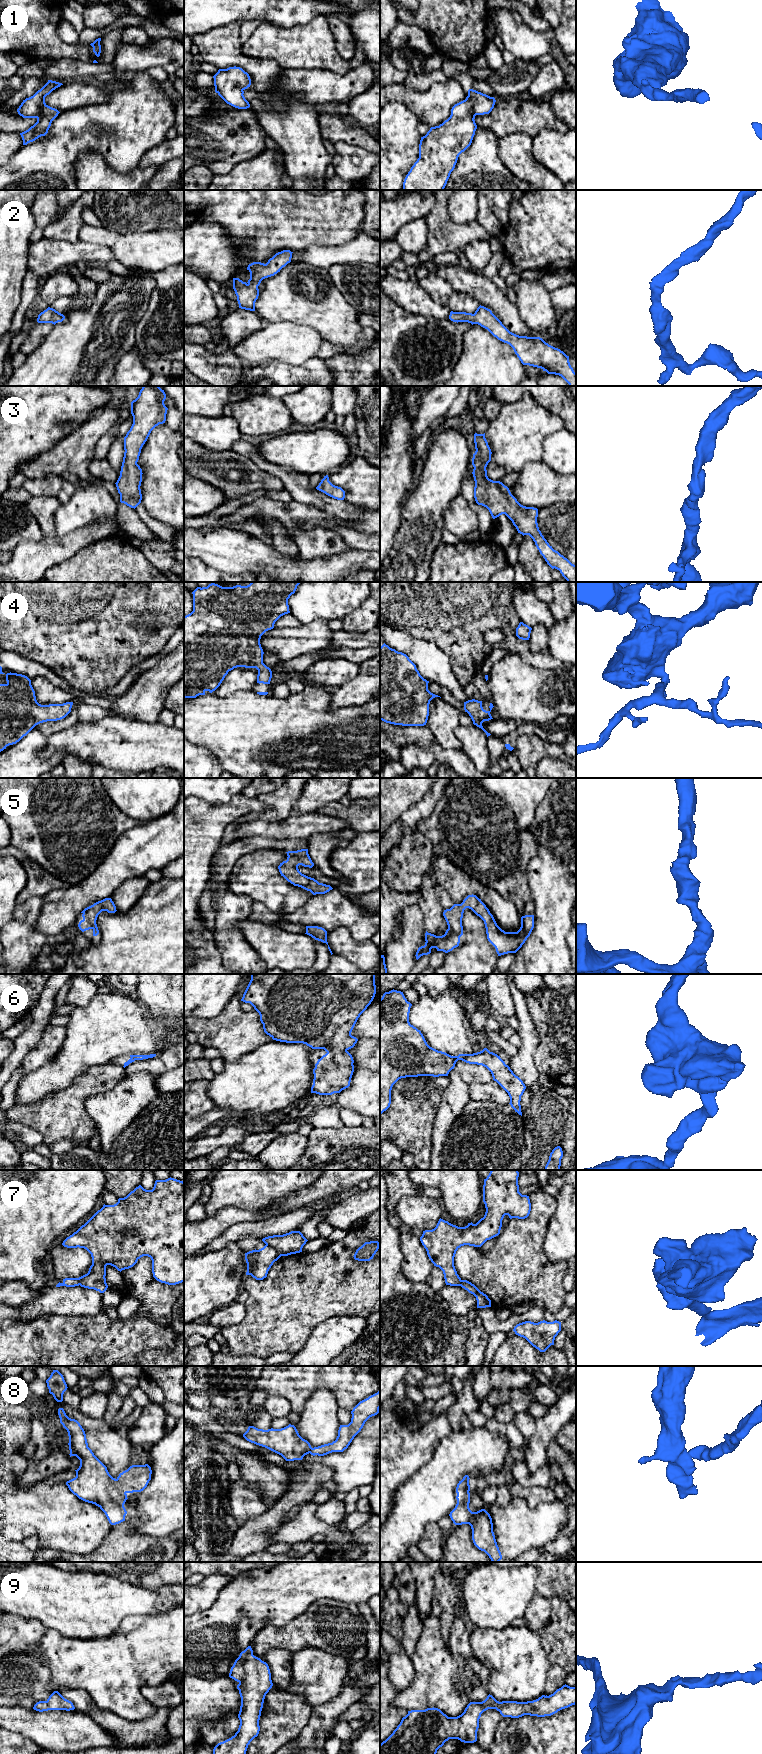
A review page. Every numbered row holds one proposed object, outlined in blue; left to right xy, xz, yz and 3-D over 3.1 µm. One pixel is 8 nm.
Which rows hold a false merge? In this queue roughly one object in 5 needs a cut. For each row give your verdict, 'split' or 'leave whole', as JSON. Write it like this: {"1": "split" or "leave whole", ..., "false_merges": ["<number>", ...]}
{"1": "leave whole", "2": "leave whole", "3": "leave whole", "4": "leave whole", "5": "leave whole", "6": "leave whole", "7": "split", "8": "leave whole", "9": "leave whole", "false_merges": ["7"]}

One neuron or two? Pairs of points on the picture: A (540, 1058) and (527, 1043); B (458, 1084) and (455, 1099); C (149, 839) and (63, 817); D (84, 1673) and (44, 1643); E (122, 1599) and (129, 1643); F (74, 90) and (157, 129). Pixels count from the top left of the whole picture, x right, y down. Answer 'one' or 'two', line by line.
A: two
B: one
C: two
D: one
E: two
F: two

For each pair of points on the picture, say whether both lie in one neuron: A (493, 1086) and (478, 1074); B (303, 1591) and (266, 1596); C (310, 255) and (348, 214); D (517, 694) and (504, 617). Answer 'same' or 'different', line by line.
A: different
B: same
C: different
D: different

